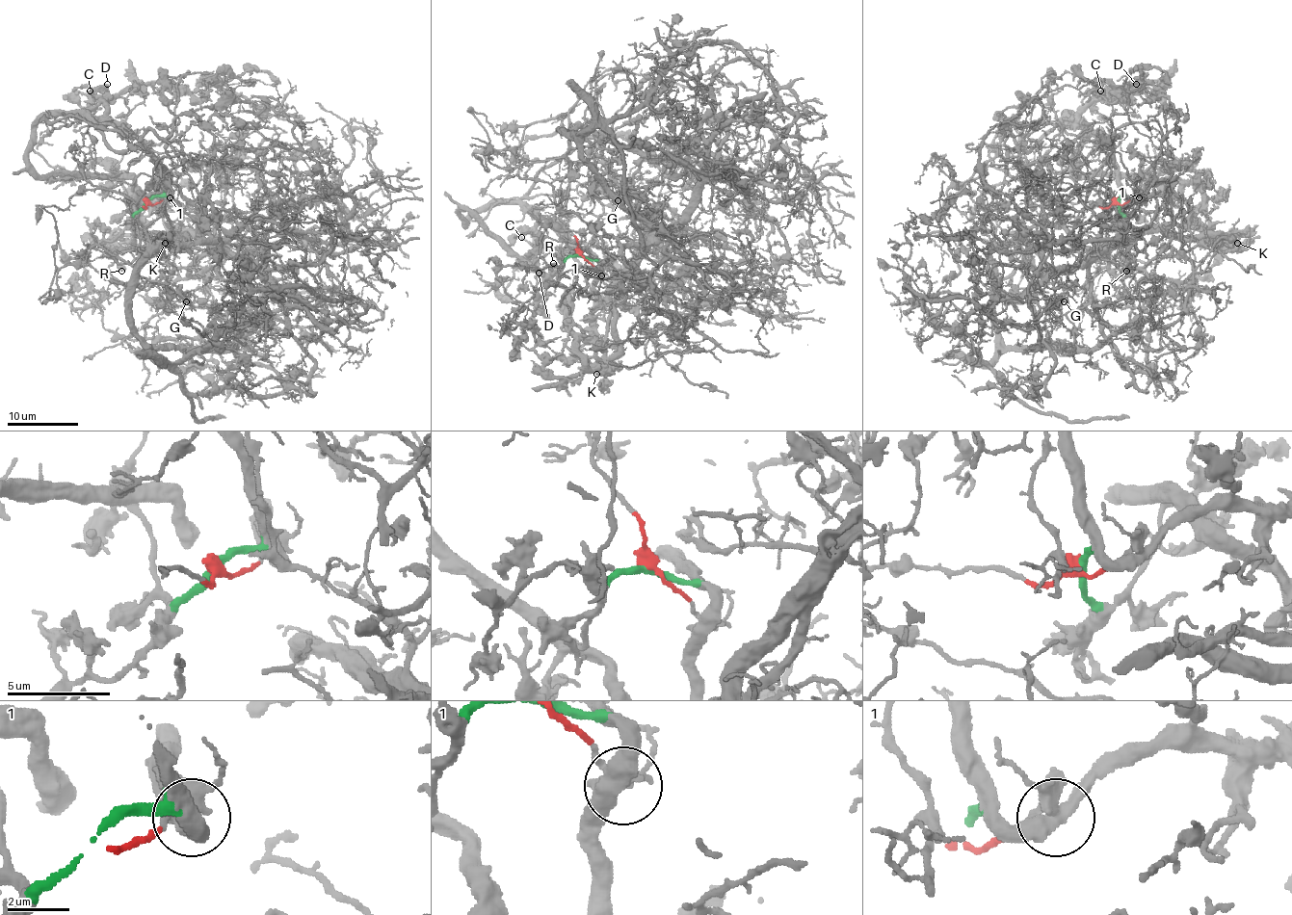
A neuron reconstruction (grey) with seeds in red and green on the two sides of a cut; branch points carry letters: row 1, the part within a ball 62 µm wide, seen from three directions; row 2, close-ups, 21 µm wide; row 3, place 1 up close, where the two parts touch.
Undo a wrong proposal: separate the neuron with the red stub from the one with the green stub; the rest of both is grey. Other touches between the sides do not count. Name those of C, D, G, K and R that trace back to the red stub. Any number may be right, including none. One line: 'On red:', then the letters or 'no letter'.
On red: G, R

